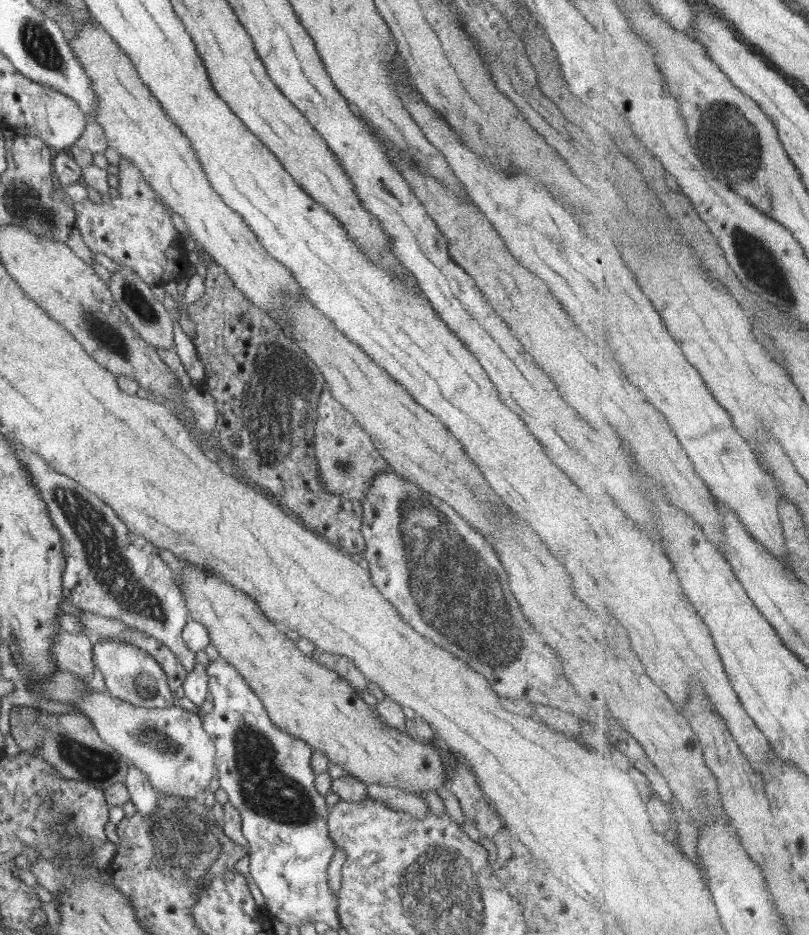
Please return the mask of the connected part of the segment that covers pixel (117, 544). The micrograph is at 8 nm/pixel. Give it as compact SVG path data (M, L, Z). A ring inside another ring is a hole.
M4 430L8 444L16 450L20 464L32 476L36 490L48 508L50 520L62 536L66 570L62 575L62 594L78 608L118 619L131 628L166 644L190 672L196 652L184 642L182 632L190 620L186 599L174 582L170 565L160 557L144 536L138 536L120 520L113 508L88 492L79 482L54 470L38 453L28 450Z

